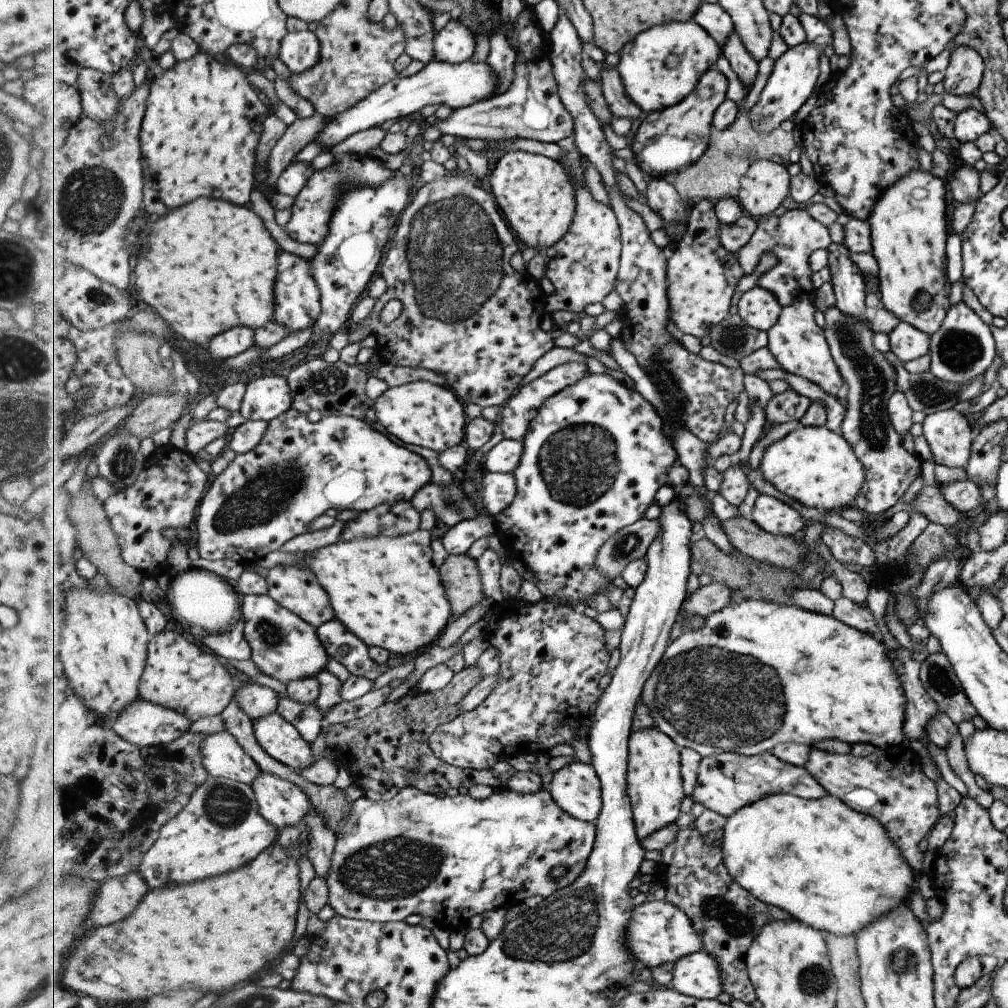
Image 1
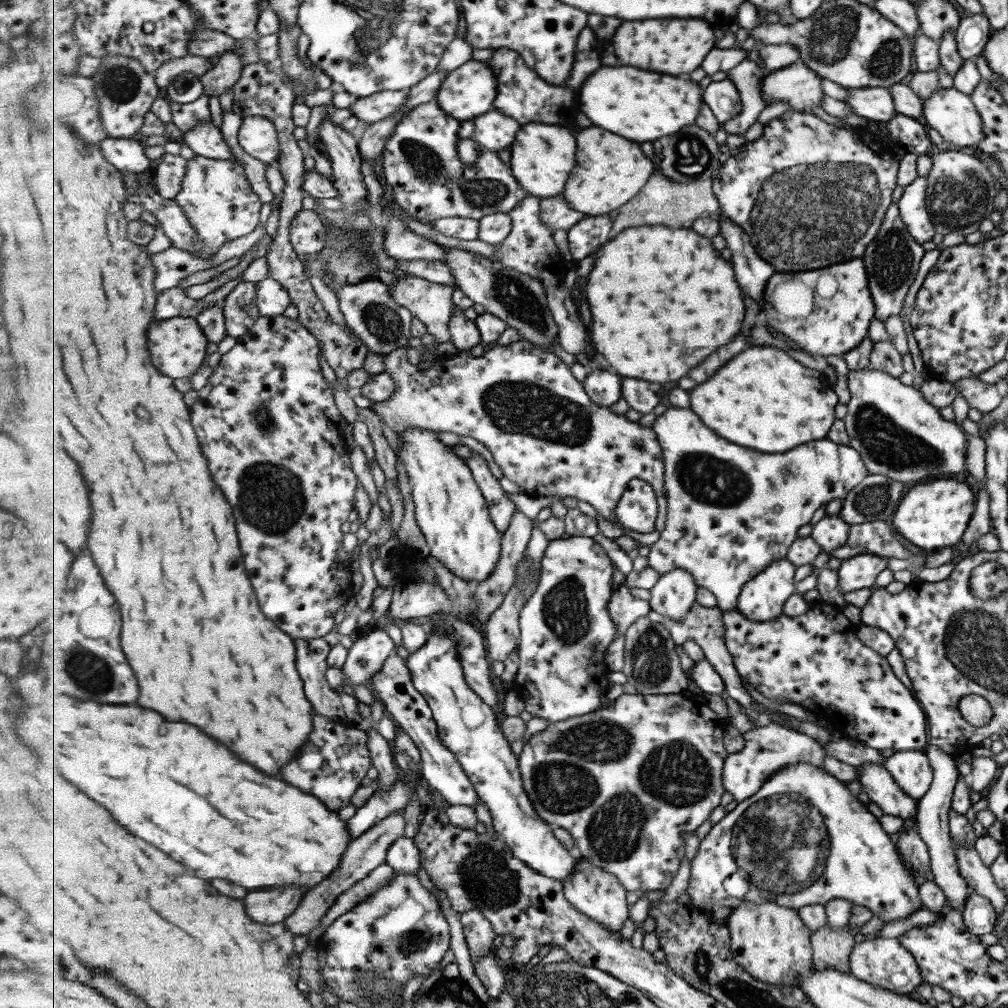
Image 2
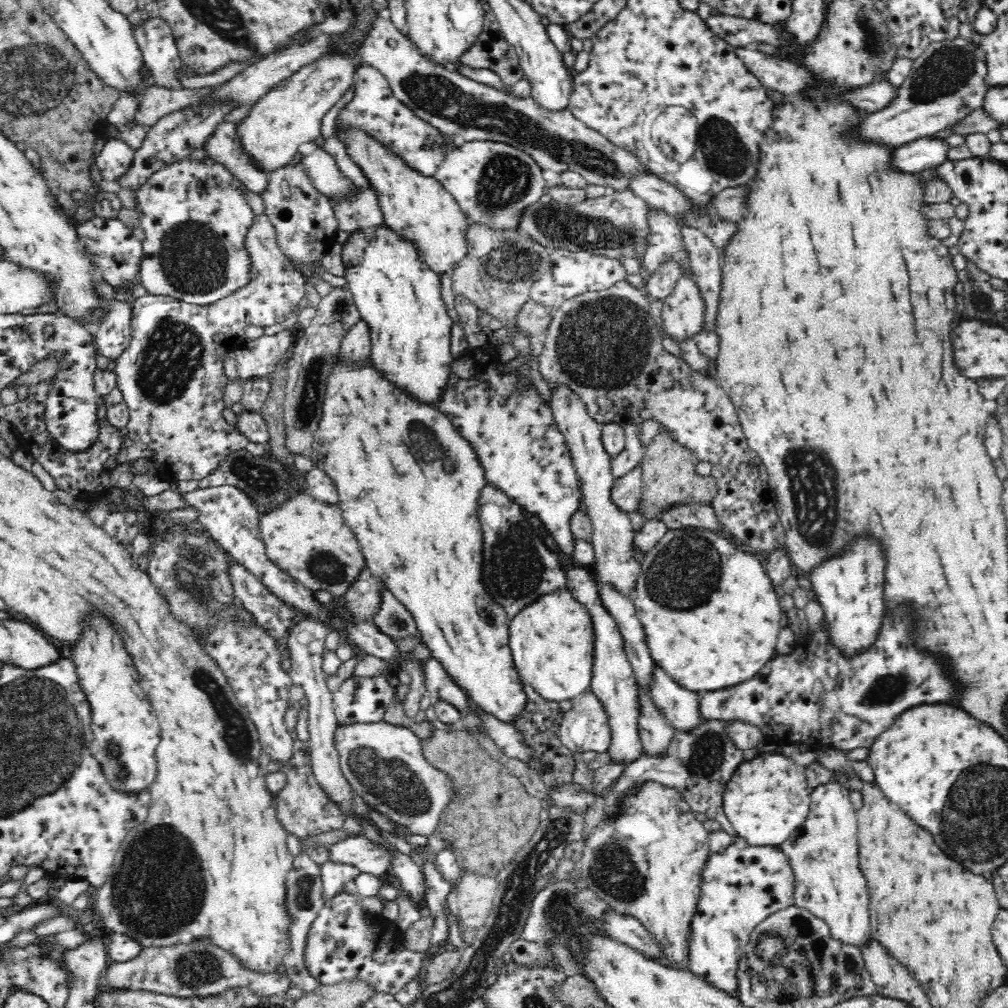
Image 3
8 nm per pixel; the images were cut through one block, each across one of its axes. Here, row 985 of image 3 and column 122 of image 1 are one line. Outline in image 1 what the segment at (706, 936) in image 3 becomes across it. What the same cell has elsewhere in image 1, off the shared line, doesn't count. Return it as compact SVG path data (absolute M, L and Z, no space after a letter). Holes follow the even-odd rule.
M141 698L137 702L133 702L125 712L121 712L121 716L102 718L99 719L98 723L113 728L125 740L135 743L139 747L148 747L149 749L154 746L172 743L187 734L193 726L192 720L178 710L145 701Z

